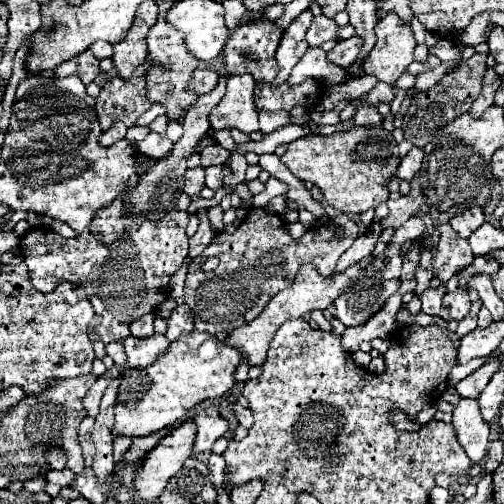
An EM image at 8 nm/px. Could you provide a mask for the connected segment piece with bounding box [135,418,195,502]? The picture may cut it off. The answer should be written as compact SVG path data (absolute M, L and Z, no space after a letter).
M189 418L169 436L165 436L153 450L149 450L143 466L135 476L135 490L143 502L155 500L165 490L169 478L181 470L183 462L193 452L193 438L195 422Z

